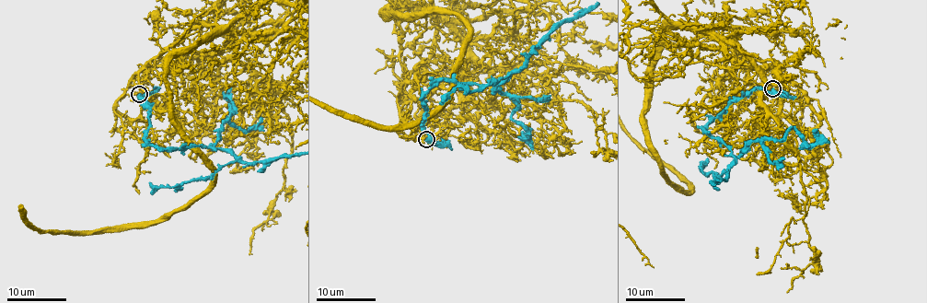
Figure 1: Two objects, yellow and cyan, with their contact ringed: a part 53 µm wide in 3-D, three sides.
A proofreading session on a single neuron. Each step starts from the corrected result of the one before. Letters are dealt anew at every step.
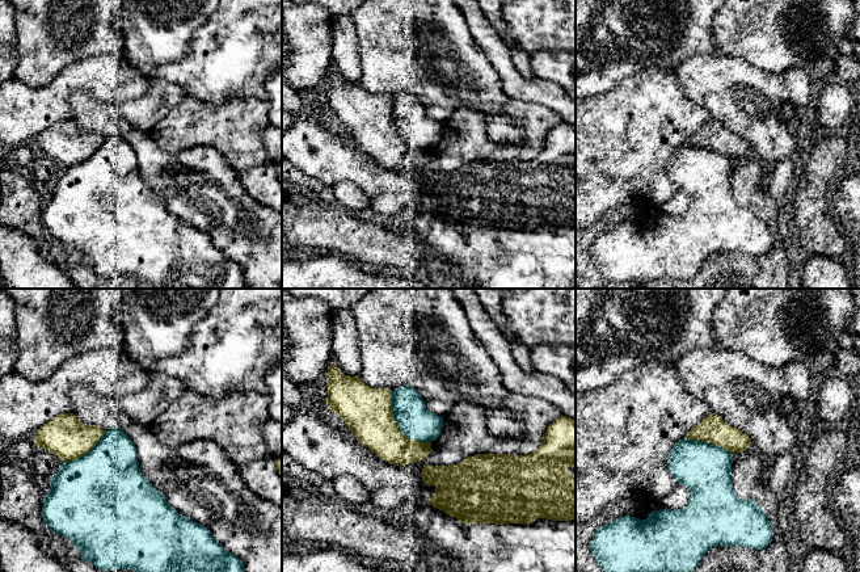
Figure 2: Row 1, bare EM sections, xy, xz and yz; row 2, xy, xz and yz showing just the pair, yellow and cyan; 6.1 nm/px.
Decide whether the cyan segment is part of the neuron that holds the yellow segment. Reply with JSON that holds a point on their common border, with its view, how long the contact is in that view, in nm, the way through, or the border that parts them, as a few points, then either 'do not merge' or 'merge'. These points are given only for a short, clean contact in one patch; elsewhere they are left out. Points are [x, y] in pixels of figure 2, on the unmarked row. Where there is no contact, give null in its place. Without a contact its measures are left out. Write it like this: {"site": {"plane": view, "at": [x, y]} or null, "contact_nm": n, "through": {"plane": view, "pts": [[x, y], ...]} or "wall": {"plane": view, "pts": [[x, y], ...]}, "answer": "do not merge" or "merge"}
{"site": {"plane": "xz", "at": [397, 133]}, "contact_nm": 400, "answer": "do not merge"}

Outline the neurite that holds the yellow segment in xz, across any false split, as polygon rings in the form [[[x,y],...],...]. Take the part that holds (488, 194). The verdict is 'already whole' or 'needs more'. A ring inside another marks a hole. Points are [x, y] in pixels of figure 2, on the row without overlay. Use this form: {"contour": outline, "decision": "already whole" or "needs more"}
{"contour": [[[562,121],[547,134],[543,150],[531,160],[479,160],[456,171],[423,172],[421,184],[426,192],[435,193],[430,210],[461,230],[532,230],[538,224],[572,227],[576,226],[576,182],[568,174],[574,171],[576,126]]], "decision": "already whole"}

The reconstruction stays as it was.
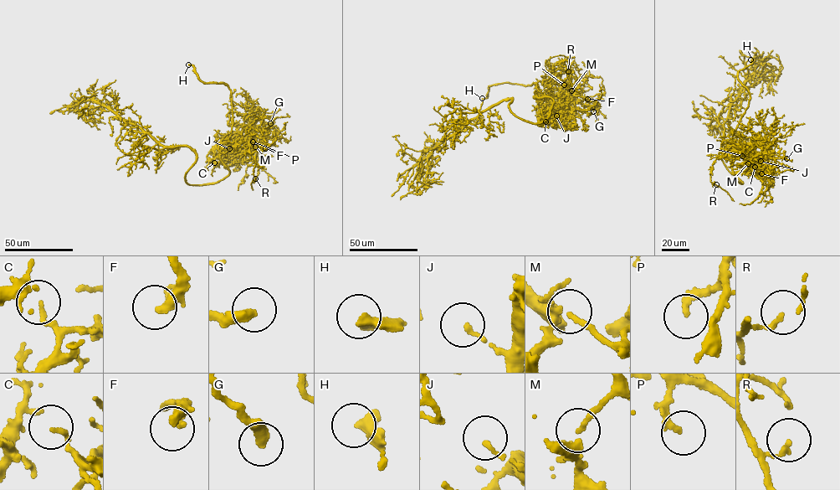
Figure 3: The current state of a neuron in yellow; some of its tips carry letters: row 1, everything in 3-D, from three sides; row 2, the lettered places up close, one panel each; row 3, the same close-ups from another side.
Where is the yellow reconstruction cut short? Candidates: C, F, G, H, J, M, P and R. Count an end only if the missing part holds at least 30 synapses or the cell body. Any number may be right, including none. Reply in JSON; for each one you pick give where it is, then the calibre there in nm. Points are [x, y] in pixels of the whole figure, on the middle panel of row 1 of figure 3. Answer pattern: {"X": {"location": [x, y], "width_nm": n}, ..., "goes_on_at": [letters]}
{"F": {"location": [587, 99], "width_nm": 240}, "H": {"location": [482, 98], "width_nm": 400}, "P": {"location": [564, 85], "width_nm": 200}, "goes_on_at": ["F", "H", "P"]}

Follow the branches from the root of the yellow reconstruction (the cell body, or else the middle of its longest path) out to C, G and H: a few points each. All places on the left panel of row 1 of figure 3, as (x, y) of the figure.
C: (190, 184), (212, 184), (227, 175), (218, 149), (224, 142), (221, 147), (217, 143), (207, 155), (214, 162)
G: (190, 184), (212, 184), (227, 175), (228, 167), (220, 157), (219, 146), (232, 139), (256, 137), (270, 123)
H: (190, 184), (212, 184), (228, 173), (218, 146), (231, 134), (233, 116), (229, 87), (204, 83), (188, 64)

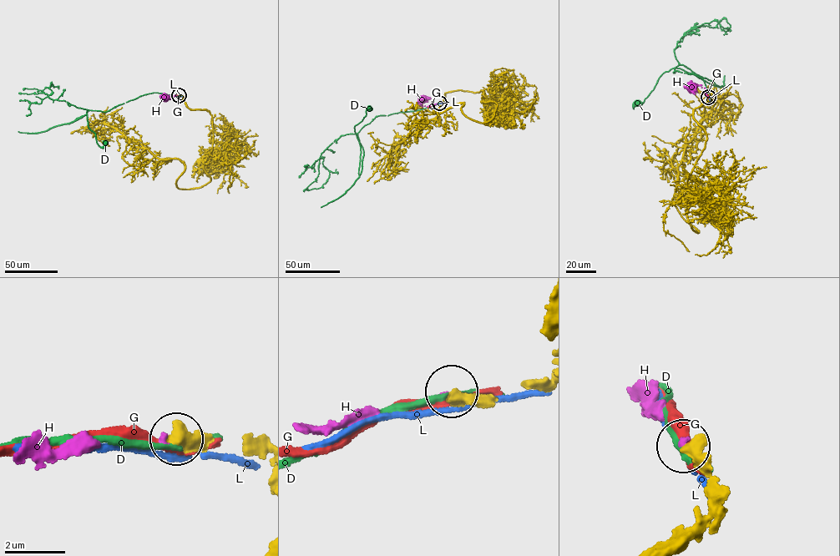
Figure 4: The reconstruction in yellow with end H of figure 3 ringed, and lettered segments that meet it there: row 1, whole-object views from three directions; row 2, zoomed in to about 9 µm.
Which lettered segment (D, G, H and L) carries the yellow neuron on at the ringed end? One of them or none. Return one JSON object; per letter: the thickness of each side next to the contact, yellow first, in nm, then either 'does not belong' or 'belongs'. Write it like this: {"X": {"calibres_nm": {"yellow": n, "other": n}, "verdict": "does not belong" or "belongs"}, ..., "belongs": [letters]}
{"D": {"calibres_nm": {"yellow": 550, "other": 280}, "verdict": "does not belong"}, "G": {"calibres_nm": {"yellow": 550, "other": 360}, "verdict": "does not belong"}, "H": {"calibres_nm": {"yellow": 440, "other": 130}, "verdict": "belongs"}, "L": {"calibres_nm": {"yellow": 460, "other": 160}, "verdict": "does not belong"}, "belongs": ["H"]}

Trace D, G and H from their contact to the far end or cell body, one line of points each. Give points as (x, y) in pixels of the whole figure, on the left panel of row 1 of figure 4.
D: (179, 95), (147, 93), (104, 112), (88, 109), (68, 123), (86, 113), (98, 144), (103, 148), (105, 143)
G: (179, 96), (166, 94)
H: (179, 95), (162, 94), (164, 98)

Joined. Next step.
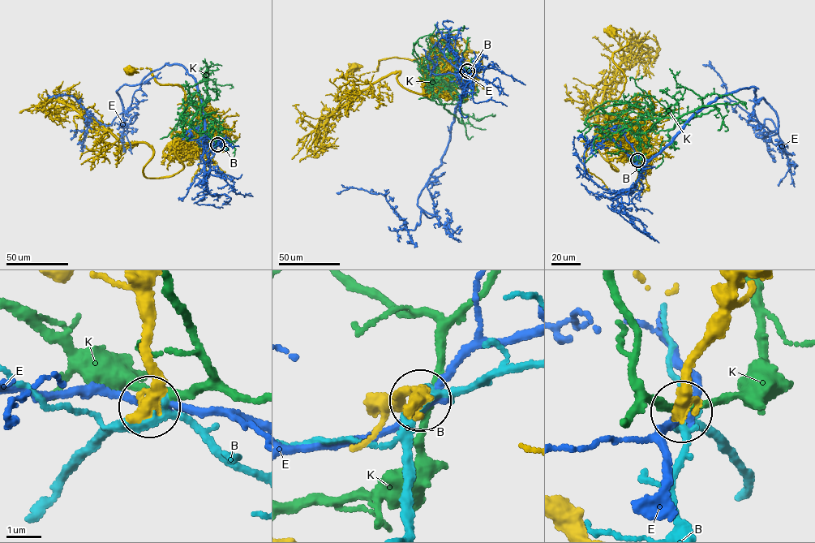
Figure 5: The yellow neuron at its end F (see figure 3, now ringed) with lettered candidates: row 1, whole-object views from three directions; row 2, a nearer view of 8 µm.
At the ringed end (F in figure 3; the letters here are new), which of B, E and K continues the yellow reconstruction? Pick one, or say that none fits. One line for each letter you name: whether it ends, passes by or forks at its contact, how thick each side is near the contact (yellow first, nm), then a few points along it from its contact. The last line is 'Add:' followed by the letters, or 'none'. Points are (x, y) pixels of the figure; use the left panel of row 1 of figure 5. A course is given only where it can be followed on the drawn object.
B: it passes by; 480 nm thick on the yellow side, 320 nm on the other; it runs (217, 144), (228, 150)
Add: B

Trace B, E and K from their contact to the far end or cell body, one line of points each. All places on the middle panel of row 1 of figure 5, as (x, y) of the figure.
B: (467, 71), (477, 68), (480, 71)
E: (468, 71), (418, 200), (435, 216), (422, 209), (402, 229), (380, 193), (336, 193)
K: (467, 71), (452, 76), (436, 75), (456, 92), (459, 107), (448, 91), (456, 80), (456, 68), (441, 56)

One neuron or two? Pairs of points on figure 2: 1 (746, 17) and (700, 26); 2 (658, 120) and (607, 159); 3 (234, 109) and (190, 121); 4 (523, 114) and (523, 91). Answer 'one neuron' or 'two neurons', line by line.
1: two neurons
2: one neuron
3: one neuron
4: two neurons

